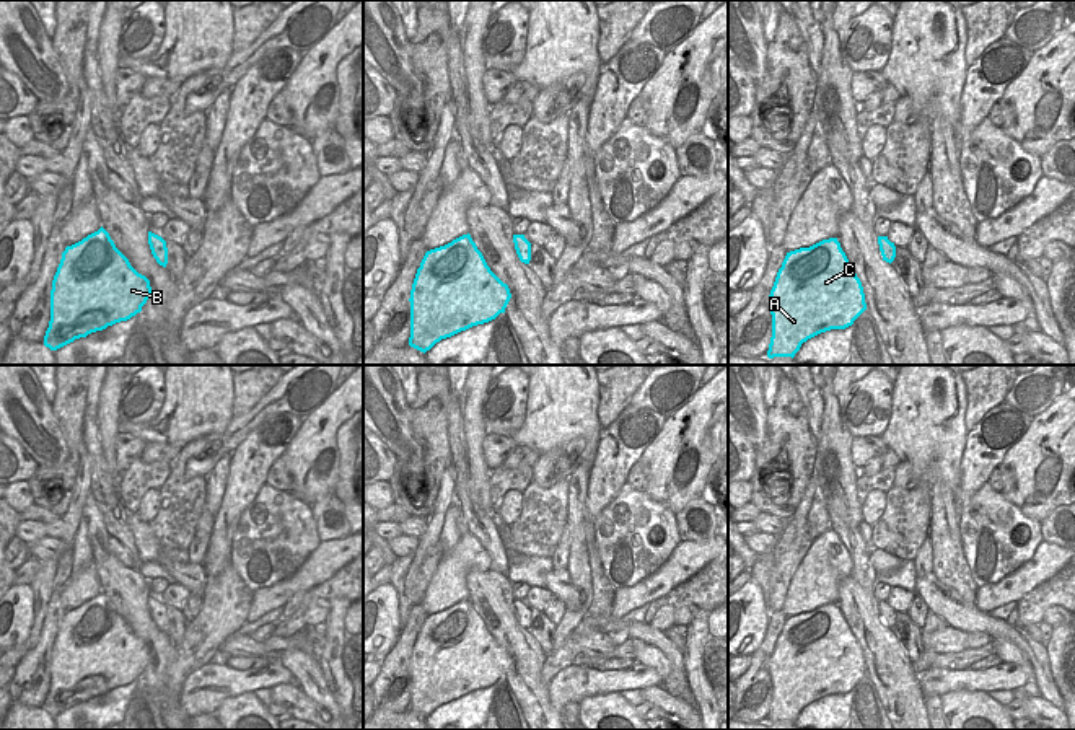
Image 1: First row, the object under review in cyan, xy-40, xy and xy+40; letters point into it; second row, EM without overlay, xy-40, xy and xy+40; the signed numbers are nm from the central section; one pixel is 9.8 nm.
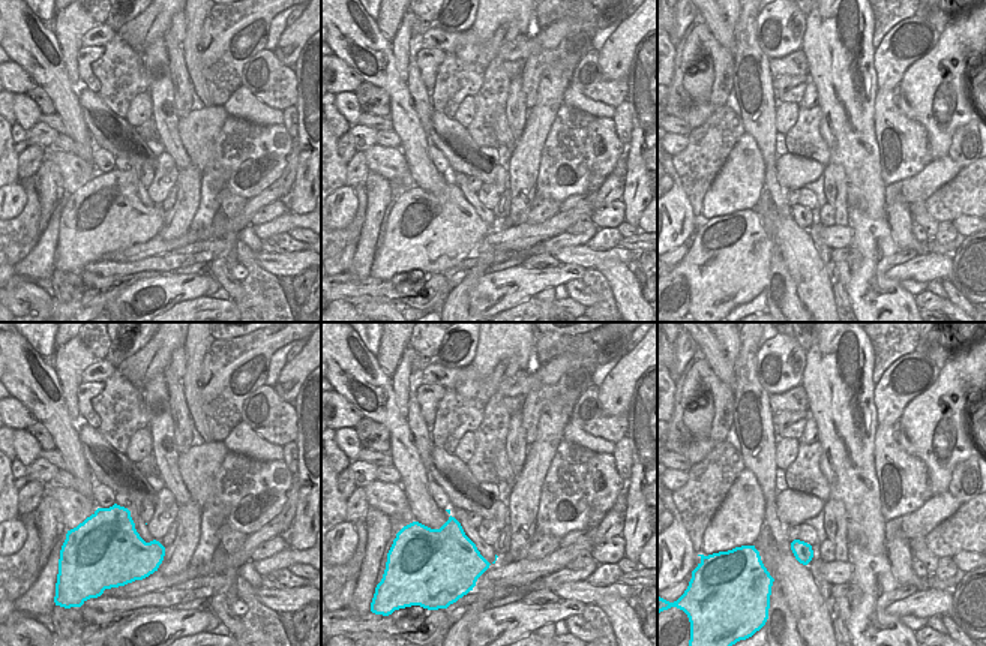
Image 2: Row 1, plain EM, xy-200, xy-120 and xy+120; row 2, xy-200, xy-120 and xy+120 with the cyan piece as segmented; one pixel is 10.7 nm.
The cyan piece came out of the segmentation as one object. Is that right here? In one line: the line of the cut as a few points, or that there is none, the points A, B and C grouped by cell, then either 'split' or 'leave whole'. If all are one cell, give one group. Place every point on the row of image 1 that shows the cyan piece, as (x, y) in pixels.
cut none; groups A B C; leave whole

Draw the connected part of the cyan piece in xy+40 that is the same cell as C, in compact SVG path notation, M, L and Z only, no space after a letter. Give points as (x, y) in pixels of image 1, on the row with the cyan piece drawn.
M837 238L787 253L769 308L769 358L793 358L808 339L853 324L867 310L865 293Z

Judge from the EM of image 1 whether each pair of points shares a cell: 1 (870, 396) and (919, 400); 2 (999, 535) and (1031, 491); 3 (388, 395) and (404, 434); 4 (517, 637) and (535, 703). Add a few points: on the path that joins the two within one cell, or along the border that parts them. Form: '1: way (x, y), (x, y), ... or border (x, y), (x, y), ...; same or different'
1: border (893, 383), (891, 416), (880, 435); different
2: border (1000, 494), (1039, 523); different
3: way (388, 404), (388, 411), (398, 424); same
4: way (525, 654), (526, 686); same

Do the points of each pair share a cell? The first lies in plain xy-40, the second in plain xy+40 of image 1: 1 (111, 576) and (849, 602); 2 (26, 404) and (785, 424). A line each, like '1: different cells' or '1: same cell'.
1: same cell
2: different cells

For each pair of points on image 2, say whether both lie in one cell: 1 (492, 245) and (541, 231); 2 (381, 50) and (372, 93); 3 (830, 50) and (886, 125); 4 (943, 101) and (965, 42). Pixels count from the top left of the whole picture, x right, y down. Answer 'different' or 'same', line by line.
1: same
2: different
3: different
4: same

